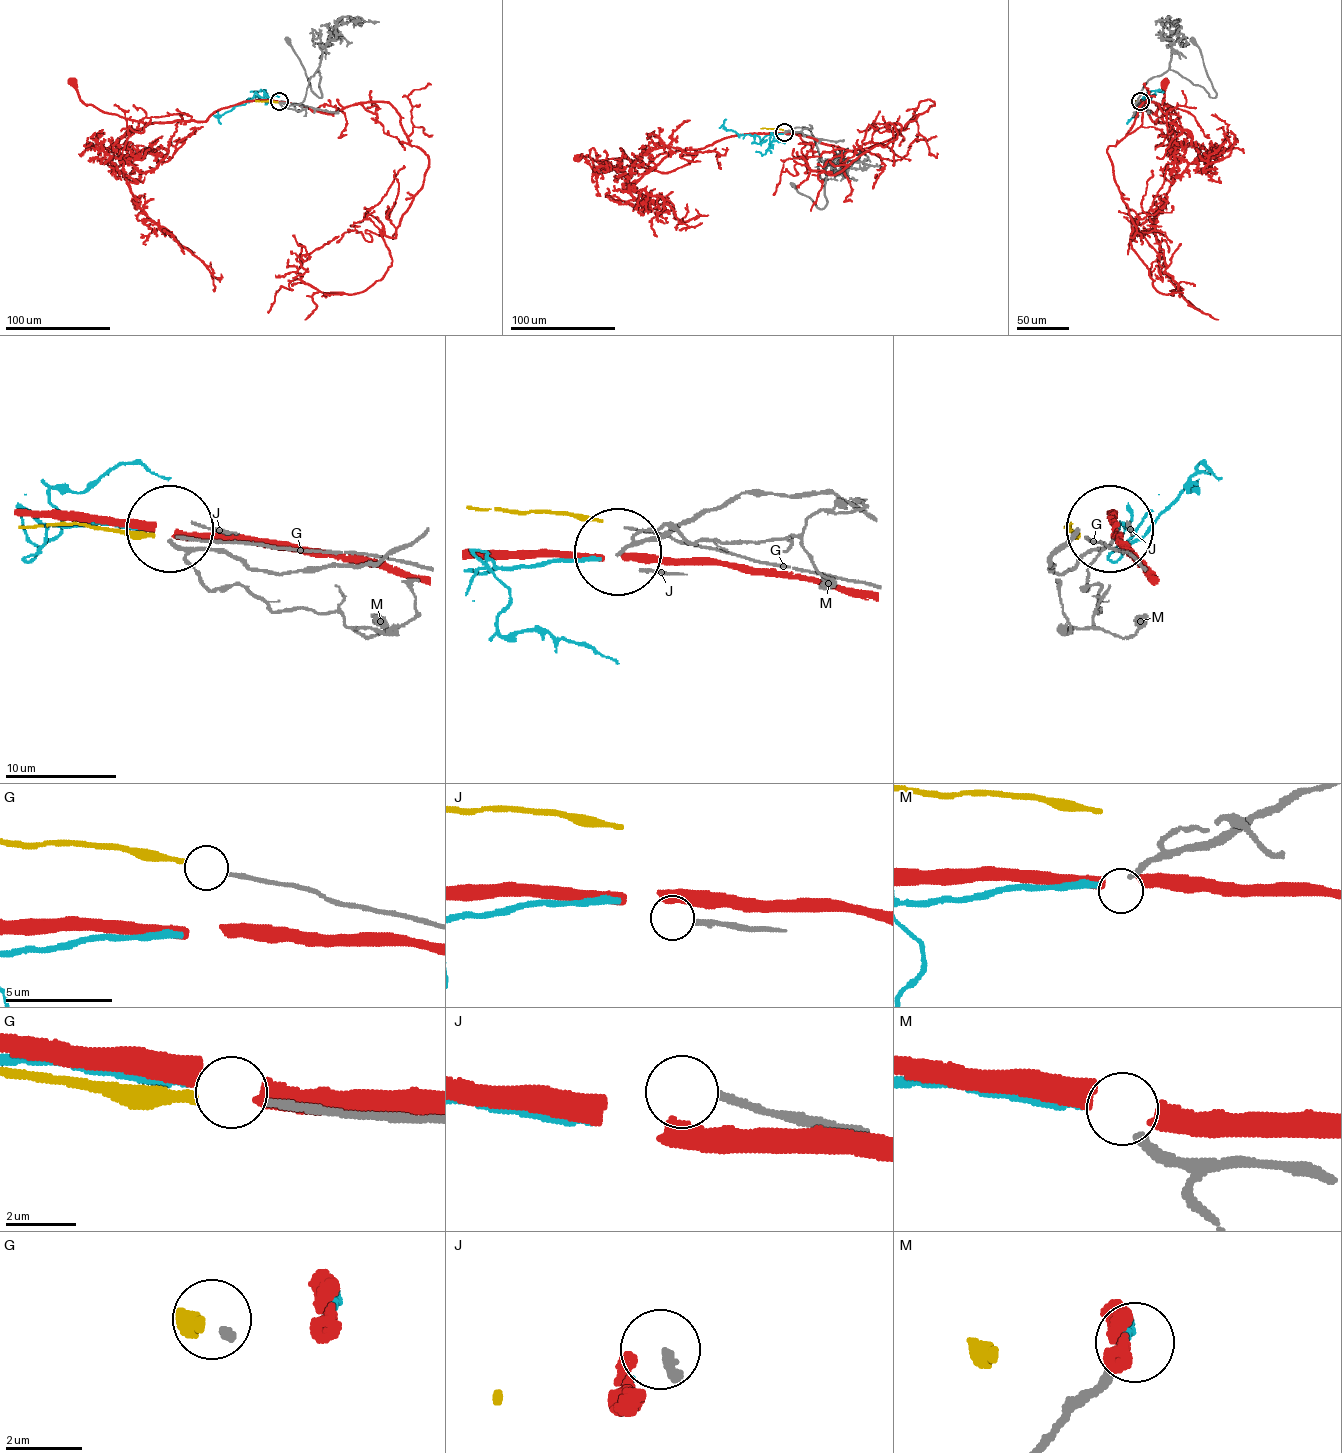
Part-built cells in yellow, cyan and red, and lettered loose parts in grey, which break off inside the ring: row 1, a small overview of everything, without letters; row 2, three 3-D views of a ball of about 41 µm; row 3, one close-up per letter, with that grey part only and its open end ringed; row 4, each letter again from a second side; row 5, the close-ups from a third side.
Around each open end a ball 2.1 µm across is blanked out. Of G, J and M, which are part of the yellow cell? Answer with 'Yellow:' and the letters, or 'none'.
Yellow: G

